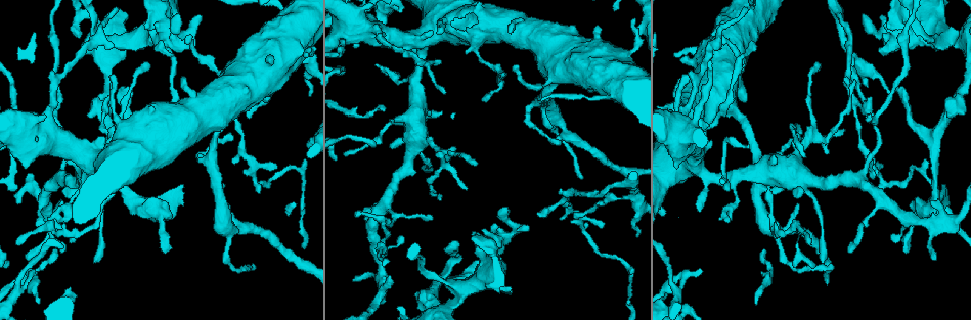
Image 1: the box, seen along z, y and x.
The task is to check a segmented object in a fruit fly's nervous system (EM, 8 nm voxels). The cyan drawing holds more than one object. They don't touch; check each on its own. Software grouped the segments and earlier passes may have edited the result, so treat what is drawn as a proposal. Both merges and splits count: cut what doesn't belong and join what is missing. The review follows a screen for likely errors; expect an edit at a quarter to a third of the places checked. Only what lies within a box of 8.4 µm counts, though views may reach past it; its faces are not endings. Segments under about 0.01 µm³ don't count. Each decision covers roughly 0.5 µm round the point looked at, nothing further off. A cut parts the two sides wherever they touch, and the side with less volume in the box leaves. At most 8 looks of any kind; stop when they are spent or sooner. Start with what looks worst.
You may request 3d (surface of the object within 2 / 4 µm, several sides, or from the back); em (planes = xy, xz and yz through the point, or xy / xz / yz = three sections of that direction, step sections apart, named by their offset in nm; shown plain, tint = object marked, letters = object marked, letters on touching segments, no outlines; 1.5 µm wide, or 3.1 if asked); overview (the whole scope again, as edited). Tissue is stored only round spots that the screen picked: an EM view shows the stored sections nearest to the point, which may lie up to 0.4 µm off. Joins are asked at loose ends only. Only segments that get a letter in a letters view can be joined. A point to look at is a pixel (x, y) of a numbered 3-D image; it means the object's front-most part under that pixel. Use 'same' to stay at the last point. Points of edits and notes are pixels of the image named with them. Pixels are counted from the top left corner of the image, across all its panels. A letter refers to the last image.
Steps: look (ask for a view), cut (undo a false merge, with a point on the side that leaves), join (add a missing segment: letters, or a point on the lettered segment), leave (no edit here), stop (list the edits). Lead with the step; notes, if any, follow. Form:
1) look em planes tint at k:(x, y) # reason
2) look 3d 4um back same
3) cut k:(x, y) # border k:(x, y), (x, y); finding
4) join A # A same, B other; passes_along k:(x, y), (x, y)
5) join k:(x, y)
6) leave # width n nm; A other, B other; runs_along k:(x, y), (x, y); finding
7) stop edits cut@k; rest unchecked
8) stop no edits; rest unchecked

look em planes letters at 1:(551, 126) # an open end

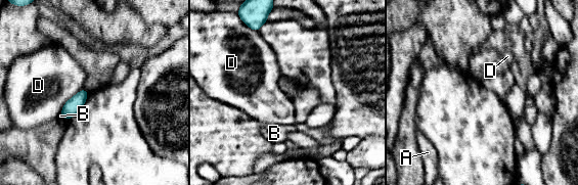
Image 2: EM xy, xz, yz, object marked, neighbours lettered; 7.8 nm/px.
leave # A other, B other, D other; border 2:(83, 88), (65, 102), (60, 114); none of them fits

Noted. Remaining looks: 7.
look em xy step 8 tint at 1:(946, 192) # branch stops here

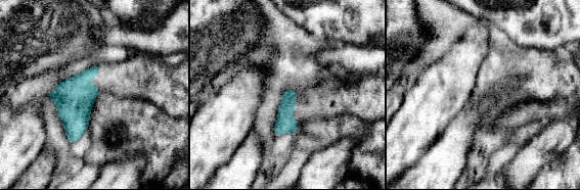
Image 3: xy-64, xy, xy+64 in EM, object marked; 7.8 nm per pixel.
look em planes letters same

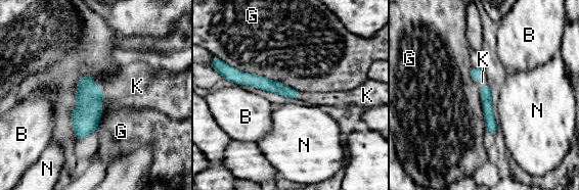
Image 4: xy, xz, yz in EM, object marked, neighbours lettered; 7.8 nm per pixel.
join K # longest_contact G 600 nm; B other, G other, K same, N other; it goes on there

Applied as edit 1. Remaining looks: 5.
look overview # redraw

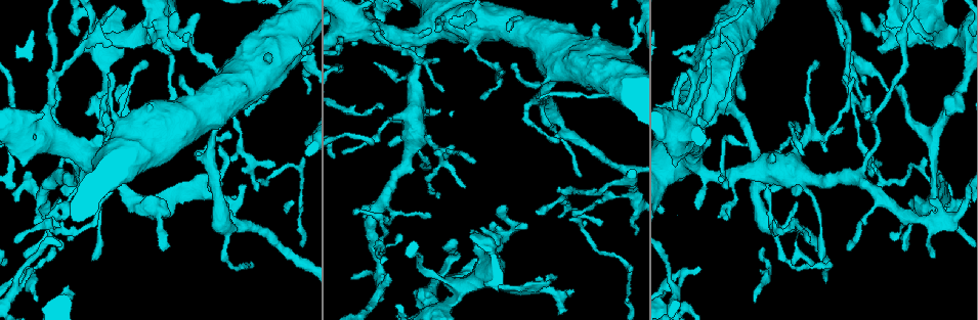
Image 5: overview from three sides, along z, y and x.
look 3d 2um at 5:(807, 190) # small branch off a trunk

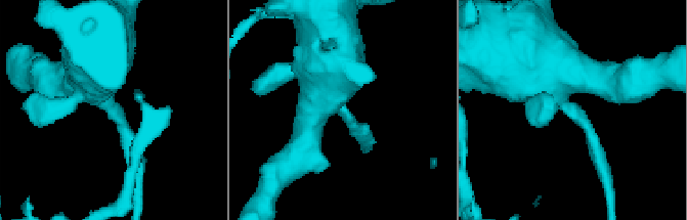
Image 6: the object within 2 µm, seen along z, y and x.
look em planes tint at 6:(568, 108) # arms 3; need the tissue

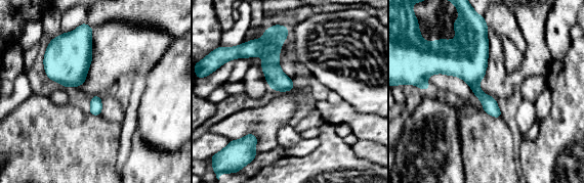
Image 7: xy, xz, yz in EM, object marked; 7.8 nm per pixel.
look em planes letters same # what lies round it

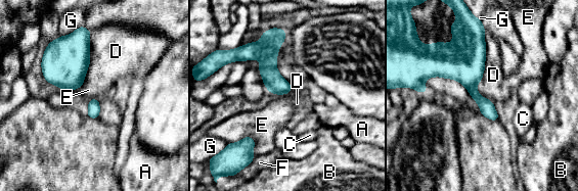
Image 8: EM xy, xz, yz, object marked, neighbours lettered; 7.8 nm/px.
leave # A other, B other, C other, D other, E other, F other, G other; border 8:(481, 112), (491, 120), (498, 120); continuous, no second cell

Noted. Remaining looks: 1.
stop edits join@4; rest unchecked

